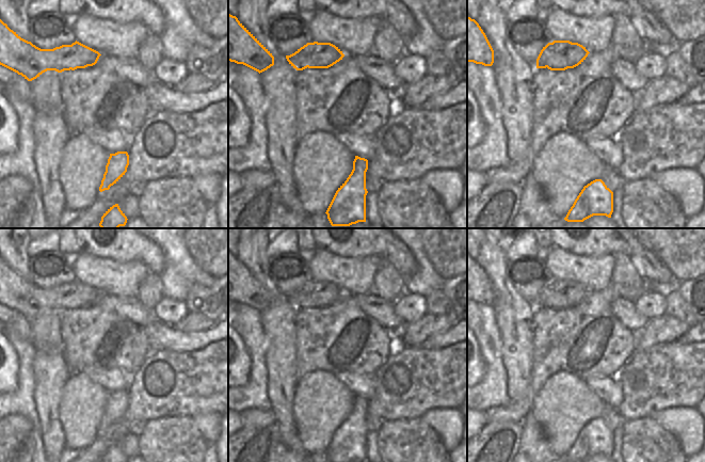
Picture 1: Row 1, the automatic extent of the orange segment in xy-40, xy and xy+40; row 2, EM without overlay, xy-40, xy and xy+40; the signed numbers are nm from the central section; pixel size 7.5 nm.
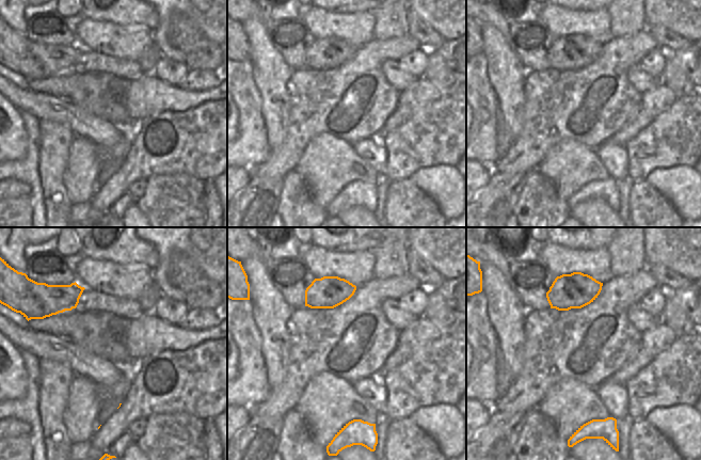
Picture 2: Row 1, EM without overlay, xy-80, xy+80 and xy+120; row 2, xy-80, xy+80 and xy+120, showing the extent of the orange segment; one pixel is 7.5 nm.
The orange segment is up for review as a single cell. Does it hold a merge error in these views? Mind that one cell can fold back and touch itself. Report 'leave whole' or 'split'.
split

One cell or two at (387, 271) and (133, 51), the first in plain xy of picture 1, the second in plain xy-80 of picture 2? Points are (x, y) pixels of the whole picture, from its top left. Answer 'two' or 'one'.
two

